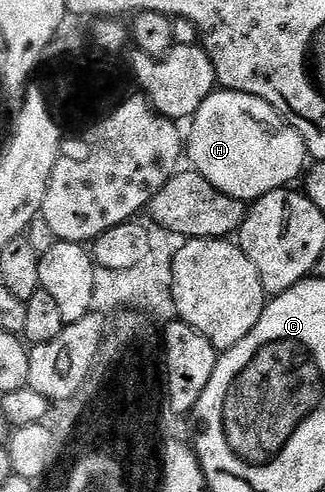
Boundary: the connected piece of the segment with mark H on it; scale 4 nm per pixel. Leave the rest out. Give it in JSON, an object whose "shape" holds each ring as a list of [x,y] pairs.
{"shape":[[[216,89],[207,97],[204,105],[200,105],[190,125],[188,159],[194,162],[191,163],[193,170],[199,171],[205,179],[212,181],[212,185],[216,185],[220,193],[228,193],[228,197],[243,201],[259,199],[273,191],[289,188],[293,184],[290,182],[307,170],[308,152],[304,137],[300,137],[300,133],[296,133],[296,129],[286,123],[284,116],[260,97],[252,97],[239,91]]]}

